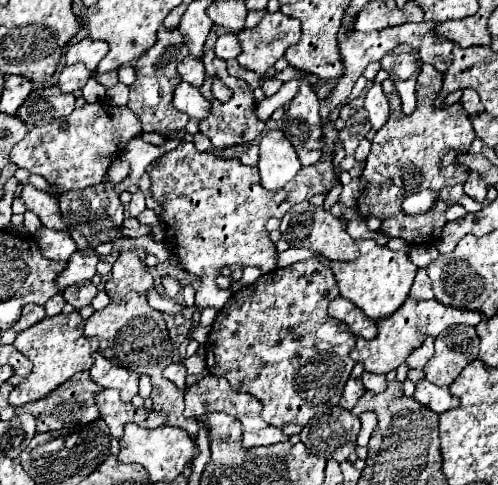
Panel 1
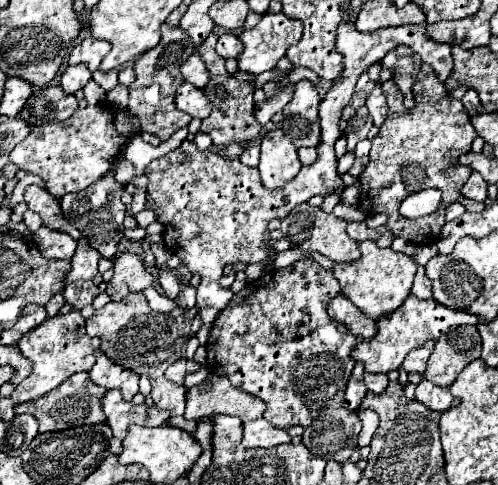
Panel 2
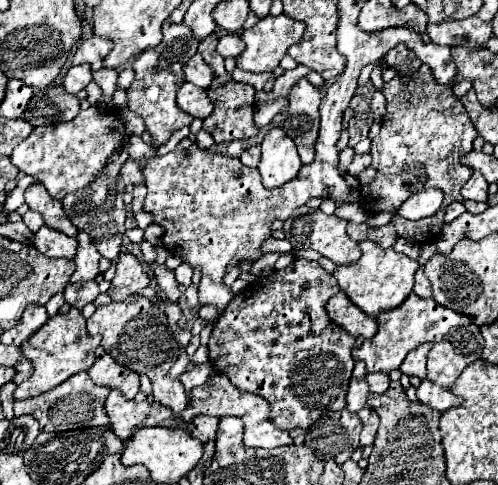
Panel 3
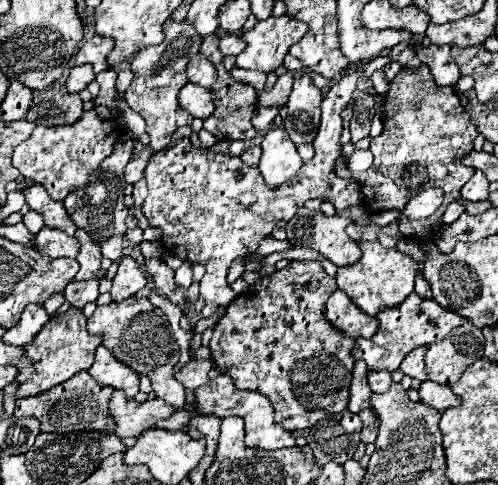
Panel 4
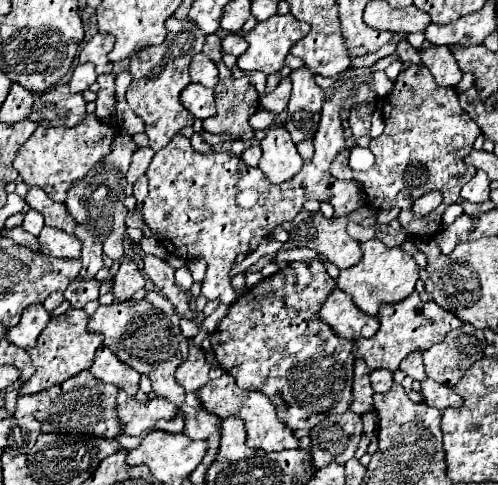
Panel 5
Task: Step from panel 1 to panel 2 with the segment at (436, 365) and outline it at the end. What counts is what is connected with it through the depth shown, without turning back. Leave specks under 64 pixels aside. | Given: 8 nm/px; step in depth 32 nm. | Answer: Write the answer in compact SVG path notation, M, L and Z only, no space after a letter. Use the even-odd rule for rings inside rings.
M476 326L450 328L434 346L428 358L424 378L438 386L452 386L458 374L474 360L480 358L482 338Z

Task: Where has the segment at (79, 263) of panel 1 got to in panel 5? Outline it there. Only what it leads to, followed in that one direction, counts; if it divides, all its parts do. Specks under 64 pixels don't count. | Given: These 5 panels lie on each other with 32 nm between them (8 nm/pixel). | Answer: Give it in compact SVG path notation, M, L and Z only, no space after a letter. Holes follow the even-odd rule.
M76 226L74 236L82 240L82 254L80 254L80 262L84 264L80 278L90 280L96 276L96 272L104 266L102 264L102 244L96 236L92 236L84 226Z

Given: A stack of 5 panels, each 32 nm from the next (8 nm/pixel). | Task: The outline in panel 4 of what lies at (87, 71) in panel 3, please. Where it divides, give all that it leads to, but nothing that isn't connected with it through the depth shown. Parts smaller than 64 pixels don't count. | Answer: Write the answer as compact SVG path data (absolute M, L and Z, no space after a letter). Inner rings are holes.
M92 64L76 66L76 68L72 68L72 72L70 72L70 78L68 78L68 82L66 82L66 88L68 88L68 92L80 92L80 90L84 90L94 78L96 78L96 74L94 74L94 70L92 70Z

